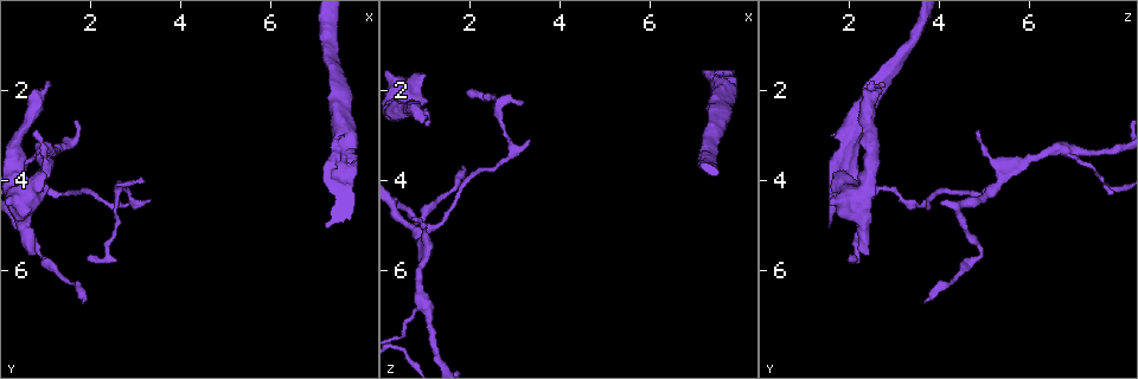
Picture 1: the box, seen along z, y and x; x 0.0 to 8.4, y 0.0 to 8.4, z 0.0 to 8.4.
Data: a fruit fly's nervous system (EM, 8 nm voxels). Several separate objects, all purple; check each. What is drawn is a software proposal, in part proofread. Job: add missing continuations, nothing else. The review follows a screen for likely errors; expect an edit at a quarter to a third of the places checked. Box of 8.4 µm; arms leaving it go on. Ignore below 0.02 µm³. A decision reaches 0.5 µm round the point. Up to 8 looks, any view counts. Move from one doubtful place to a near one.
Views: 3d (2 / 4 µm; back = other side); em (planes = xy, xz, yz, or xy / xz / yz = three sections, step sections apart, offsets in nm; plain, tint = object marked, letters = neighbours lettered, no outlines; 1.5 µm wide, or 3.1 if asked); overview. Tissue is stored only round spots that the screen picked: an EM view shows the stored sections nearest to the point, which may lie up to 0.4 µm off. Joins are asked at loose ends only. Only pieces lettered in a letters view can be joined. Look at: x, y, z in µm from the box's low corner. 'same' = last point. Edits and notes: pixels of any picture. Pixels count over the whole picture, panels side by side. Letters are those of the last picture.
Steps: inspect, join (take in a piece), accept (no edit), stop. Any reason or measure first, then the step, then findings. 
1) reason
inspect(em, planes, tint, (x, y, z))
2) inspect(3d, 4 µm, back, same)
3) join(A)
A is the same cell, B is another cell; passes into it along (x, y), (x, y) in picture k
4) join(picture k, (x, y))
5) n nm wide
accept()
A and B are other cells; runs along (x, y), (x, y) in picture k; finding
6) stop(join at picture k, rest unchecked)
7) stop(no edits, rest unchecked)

an open end
inspect(em, planes, letters, (0.95, 3.80, 1.75))

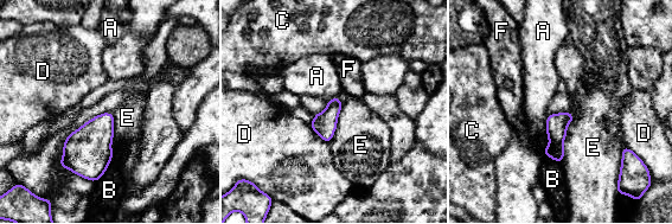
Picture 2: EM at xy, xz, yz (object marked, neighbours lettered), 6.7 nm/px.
accept()
A, B, C, D, E and F are other cells; no lettered piece goes on from it

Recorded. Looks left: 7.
free end
inspect(3d, 2 µm, back, (0.75, 2.95, 4.80))

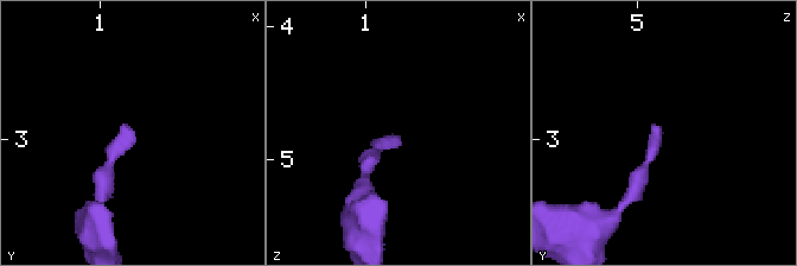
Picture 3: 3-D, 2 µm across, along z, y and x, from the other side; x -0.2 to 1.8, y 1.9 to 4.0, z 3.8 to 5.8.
shape alone is not enough
inspect(em, planes, letters, (0.80, 2.88, 4.84))

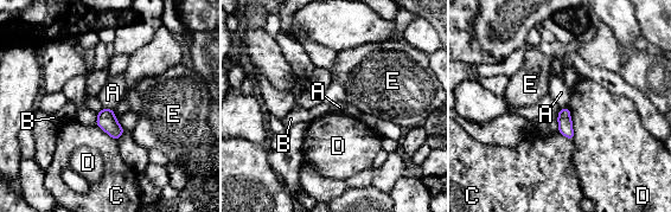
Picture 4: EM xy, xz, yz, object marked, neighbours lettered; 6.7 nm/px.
accept()
A, B, C, D and E are other cells; border along (104, 108), (113, 110) in picture 4; no lettered piece goes on from it

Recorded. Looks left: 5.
an open end
inspect(3d, 4 µm, (7.20, 3.90, 1.60))

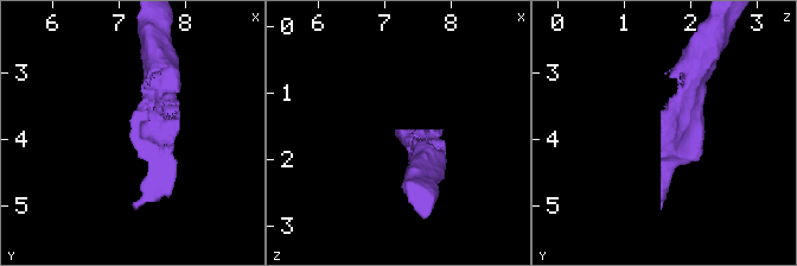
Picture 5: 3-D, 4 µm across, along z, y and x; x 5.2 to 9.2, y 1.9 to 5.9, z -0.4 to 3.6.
inspect(em, planes, plain, (7.20, 3.90, 1.55))

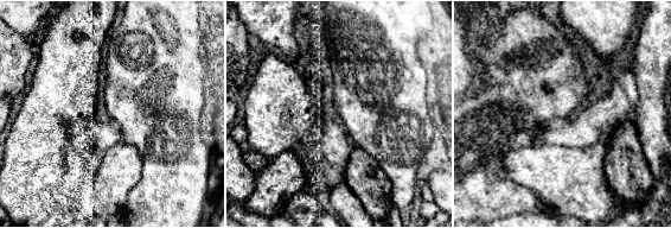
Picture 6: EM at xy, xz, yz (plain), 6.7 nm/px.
inspect(em, planes, letters, same)

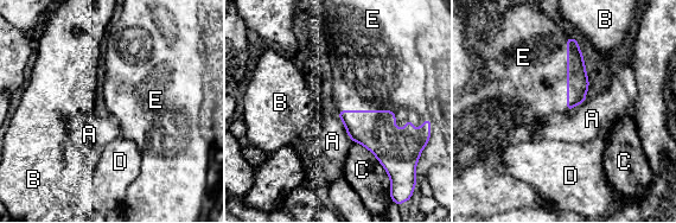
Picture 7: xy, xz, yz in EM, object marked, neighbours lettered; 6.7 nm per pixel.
arms of 280, 340 nm
join(picture 7, (383, 74))
E is the same cell, A, B, C and D are other cells; the cell continues

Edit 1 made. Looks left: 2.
stop(join at picture 7, rest unchecked)

